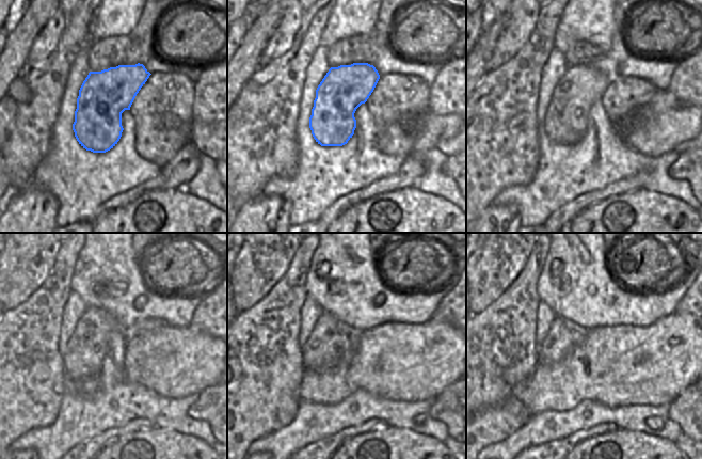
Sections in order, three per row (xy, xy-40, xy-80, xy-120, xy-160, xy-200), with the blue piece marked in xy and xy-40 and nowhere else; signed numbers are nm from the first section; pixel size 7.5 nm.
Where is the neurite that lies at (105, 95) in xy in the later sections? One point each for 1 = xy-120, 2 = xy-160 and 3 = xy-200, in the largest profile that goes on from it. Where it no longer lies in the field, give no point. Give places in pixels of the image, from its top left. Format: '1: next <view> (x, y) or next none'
1: next xy-120 (85, 351)
2: next xy-160 (323, 351)
3: next xy-200 (558, 344)

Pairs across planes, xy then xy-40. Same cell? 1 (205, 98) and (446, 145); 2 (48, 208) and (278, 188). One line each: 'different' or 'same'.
1: same
2: different

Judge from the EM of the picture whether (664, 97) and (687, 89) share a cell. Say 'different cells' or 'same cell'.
different cells

